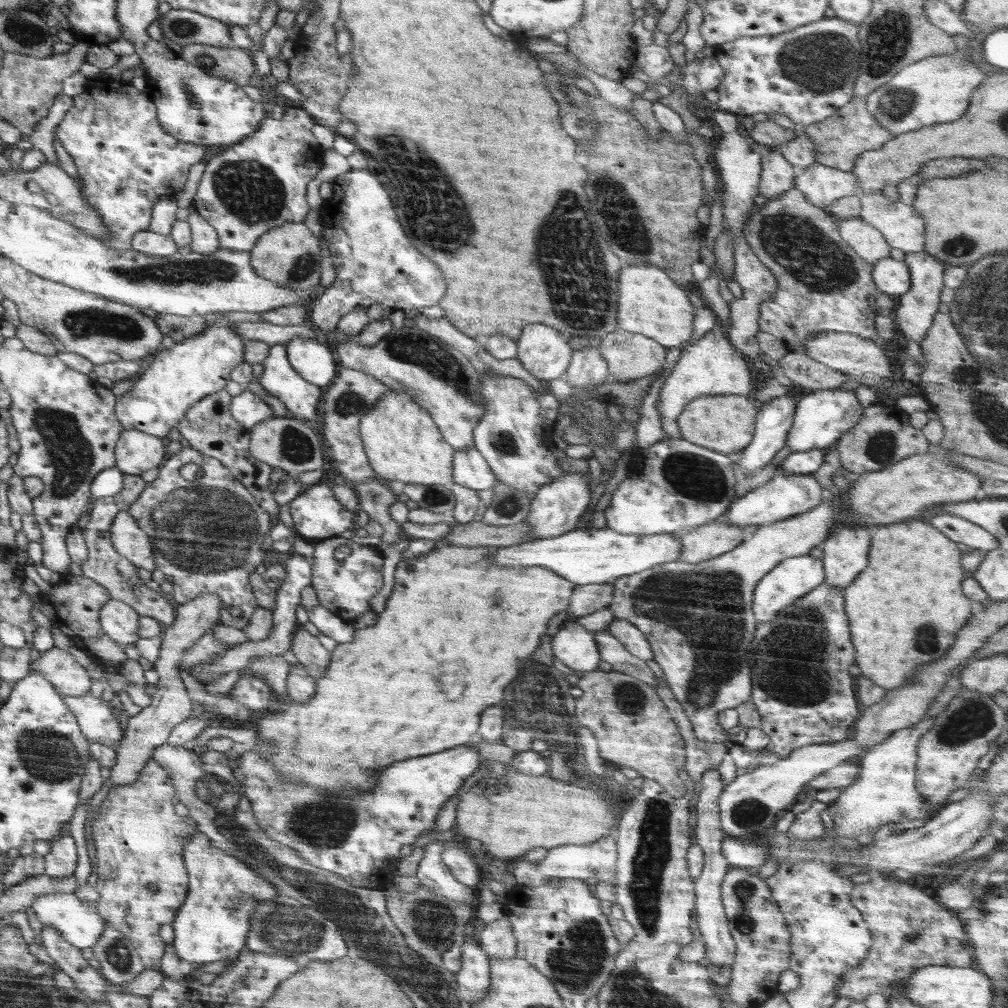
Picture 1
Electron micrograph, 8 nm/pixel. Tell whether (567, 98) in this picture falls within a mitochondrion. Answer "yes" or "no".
yes

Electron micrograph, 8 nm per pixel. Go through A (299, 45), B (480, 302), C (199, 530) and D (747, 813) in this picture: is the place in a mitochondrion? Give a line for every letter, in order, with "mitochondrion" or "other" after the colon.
A: other
B: other
C: mitochondrion
D: mitochondrion

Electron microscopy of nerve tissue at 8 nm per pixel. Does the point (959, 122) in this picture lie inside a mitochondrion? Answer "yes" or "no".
no

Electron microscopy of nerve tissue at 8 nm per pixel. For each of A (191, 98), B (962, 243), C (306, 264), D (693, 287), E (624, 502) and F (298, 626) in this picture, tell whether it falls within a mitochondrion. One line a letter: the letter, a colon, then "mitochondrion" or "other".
A: mitochondrion
B: mitochondrion
C: mitochondrion
D: other
E: other
F: other

